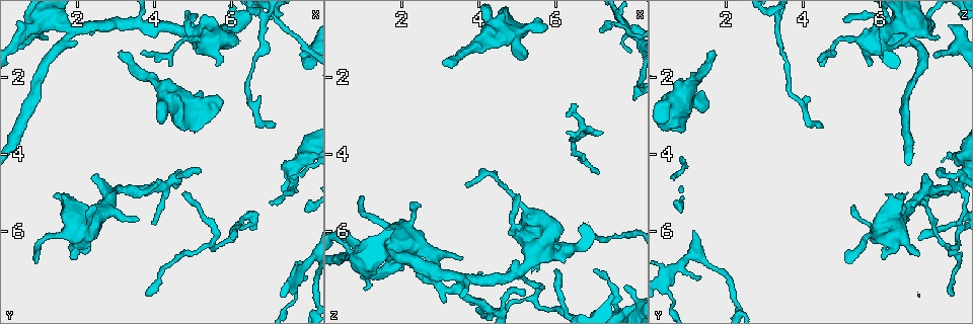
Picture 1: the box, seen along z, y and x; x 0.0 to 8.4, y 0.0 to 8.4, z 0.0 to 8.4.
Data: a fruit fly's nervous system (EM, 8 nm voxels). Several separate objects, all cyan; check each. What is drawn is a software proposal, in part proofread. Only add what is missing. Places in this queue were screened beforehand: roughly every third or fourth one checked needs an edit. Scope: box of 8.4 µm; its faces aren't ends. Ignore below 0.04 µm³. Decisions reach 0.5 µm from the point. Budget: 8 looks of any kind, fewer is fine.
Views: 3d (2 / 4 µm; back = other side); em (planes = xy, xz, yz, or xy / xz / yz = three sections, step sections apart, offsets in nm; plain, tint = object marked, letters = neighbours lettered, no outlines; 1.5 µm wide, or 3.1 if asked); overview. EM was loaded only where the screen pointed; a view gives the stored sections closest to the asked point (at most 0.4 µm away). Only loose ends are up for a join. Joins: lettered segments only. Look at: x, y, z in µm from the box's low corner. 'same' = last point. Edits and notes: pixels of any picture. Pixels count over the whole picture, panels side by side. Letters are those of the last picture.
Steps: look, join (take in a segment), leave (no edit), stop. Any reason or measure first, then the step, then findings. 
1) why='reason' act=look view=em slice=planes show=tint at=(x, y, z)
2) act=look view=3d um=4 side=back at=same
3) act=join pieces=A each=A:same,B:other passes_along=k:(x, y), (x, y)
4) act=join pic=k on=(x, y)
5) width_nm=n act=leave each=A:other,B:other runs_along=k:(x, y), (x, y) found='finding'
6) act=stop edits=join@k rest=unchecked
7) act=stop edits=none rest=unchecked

act=look view=em slice=xy step=4 show=letters at=(1.35, 5.05, 6.45)

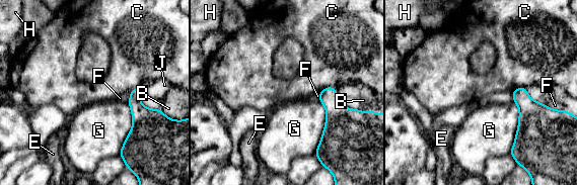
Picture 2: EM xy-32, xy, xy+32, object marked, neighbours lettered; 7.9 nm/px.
longest_contact=G:400nm act=leave each=B:other,C:other,E:other,F:other,G:other,H:other,J:other border=2:(333, 86), (327, 86), (317, 93) found='no lettered segment goes on from it'

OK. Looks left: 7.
why='thin end' act=look view=em slice=planes show=letters at=(4.05, 4.80, 7.05)

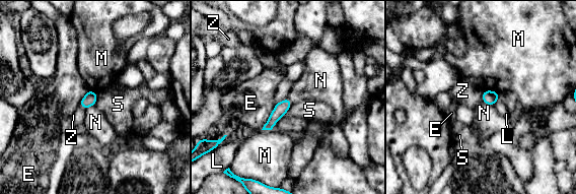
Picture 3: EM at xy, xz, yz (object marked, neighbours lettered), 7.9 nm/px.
longest_contact=E:240nm act=leave each=E:other,L:other,M:other,N:other,S:other,Z:other border=3:(286, 98), (276, 104) found='none of them fits'

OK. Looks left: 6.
why='free end' act=look view=em slice=planes show=plain at=(3.05, 1.40, 1.65)

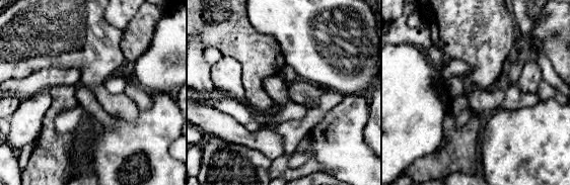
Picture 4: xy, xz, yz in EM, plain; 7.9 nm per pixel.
why='see the neighbours' act=look view=em slice=planes show=letters at=same

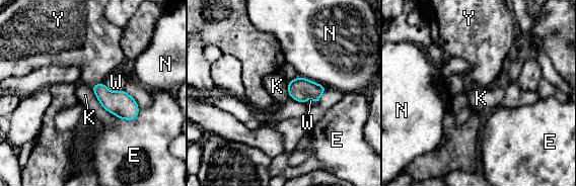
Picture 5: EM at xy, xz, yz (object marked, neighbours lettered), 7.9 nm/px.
act=join pieces=Y each=E:other,K:other,N:other,W:other,Y:same found='the cell continues'

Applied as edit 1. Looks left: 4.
act=stop edits=join@5 rest=unchecked

